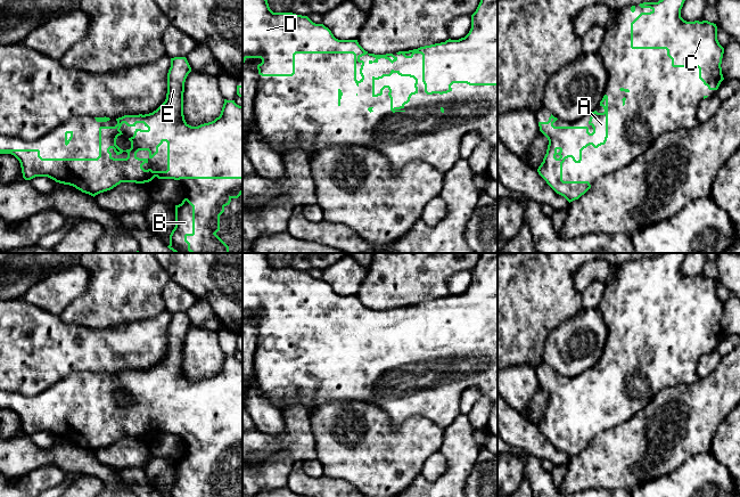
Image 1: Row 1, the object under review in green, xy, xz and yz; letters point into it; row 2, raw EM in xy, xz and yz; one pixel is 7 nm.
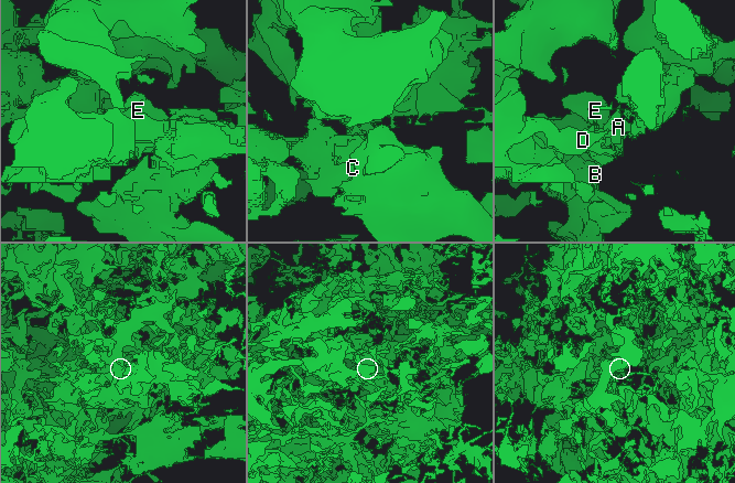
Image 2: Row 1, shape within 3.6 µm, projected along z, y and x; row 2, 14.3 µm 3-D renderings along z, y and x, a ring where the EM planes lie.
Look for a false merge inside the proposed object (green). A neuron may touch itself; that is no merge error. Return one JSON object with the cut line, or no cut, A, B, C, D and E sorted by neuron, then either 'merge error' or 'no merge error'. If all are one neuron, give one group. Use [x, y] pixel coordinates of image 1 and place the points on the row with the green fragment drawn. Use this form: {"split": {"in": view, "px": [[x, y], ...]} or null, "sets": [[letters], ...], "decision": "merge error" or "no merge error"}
{"split": null, "sets": [["A", "B", "C", "D", "E"]], "decision": "no merge error"}

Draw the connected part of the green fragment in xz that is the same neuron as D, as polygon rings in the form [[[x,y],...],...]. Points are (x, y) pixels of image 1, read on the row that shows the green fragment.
[[[242,0],[242,64],[247,58],[261,58],[262,63],[257,65],[258,74],[262,76],[293,76],[295,74],[296,54],[353,54],[354,55],[354,81],[356,85],[364,80],[362,73],[364,62],[360,58],[364,55],[375,57],[369,64],[378,63],[380,58],[388,59],[392,64],[397,60],[393,54],[375,55],[365,51],[357,40],[338,40],[331,31],[323,24],[313,23],[307,16],[293,13],[273,13],[268,0]]]

